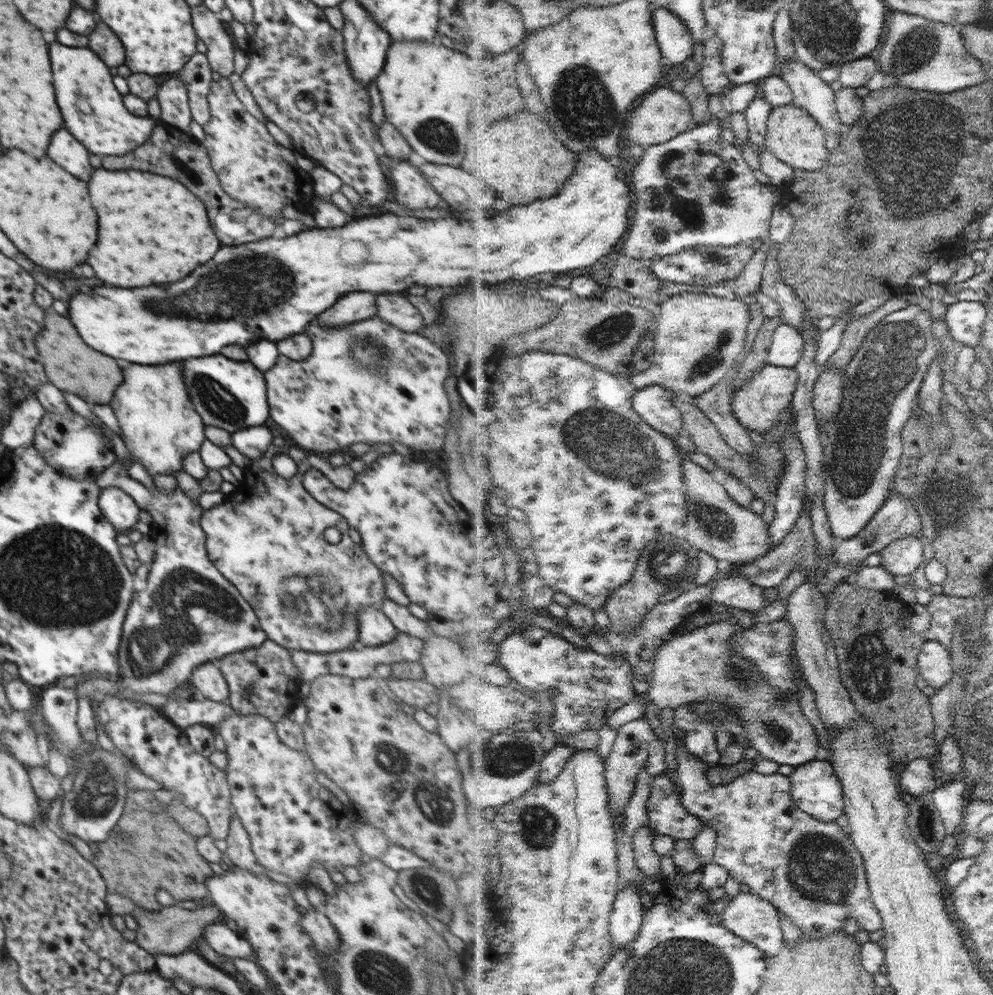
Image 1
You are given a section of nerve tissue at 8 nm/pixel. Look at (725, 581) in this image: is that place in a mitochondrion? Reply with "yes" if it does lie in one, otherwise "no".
no

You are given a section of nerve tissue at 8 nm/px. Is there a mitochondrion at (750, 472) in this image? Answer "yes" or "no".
yes

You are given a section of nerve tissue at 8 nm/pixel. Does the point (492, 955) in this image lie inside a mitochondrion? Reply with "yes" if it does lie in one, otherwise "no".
no

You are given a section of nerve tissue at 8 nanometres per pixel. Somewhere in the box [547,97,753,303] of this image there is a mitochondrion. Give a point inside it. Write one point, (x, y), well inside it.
(696, 222)

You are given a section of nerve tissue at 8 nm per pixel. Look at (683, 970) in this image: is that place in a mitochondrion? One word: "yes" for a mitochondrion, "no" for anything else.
yes

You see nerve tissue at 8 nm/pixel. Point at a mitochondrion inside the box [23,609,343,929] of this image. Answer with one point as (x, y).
(100, 796)

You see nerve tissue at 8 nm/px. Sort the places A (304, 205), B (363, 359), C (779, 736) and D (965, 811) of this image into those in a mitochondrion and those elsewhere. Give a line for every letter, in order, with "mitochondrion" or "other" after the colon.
A: other
B: mitochondrion
C: mitochondrion
D: other

